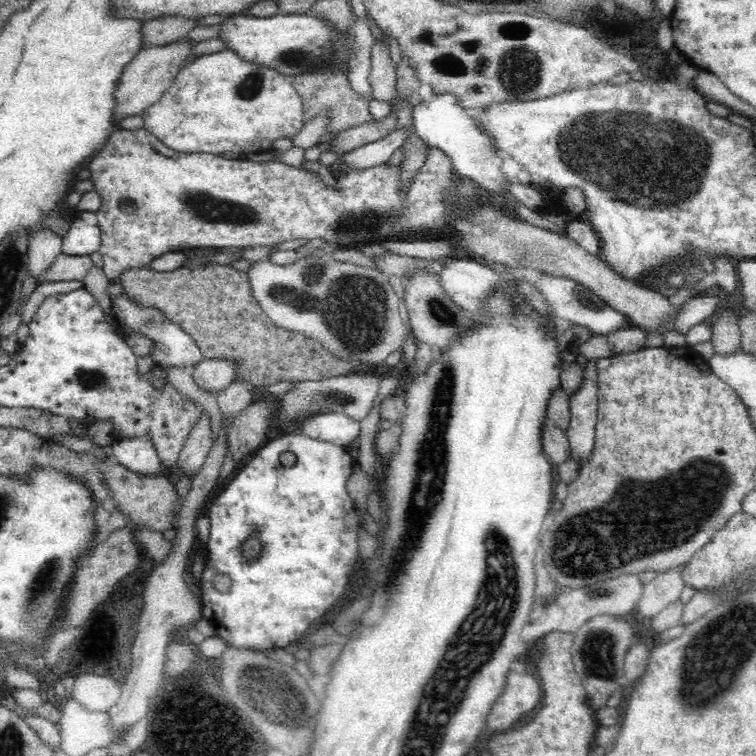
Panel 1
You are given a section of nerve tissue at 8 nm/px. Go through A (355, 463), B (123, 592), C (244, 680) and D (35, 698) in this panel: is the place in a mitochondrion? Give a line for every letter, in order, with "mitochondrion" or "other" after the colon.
A: other
B: other
C: mitochondrion
D: other

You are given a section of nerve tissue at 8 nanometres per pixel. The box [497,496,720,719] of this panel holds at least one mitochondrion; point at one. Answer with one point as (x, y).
(598, 654)

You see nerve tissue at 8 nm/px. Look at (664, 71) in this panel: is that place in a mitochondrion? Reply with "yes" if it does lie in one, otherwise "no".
no

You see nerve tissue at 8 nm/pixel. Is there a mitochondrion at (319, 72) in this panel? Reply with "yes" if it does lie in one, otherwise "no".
yes

